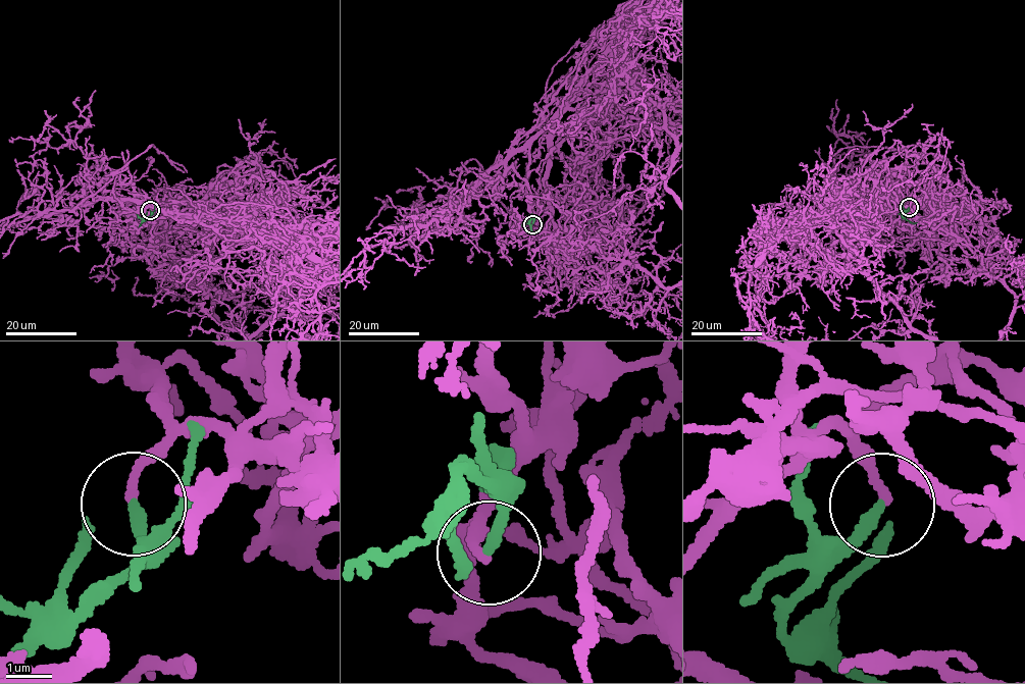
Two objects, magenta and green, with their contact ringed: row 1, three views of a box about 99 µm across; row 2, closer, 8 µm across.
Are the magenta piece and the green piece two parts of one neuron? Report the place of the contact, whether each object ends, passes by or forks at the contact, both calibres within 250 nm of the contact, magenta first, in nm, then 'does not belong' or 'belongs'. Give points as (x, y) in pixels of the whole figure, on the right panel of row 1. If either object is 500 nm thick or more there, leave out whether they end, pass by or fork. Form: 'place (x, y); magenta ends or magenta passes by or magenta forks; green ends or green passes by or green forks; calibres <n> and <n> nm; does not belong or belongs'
place (909, 207); magenta ends; green ends; calibres 200 and 260 nm; belongs

